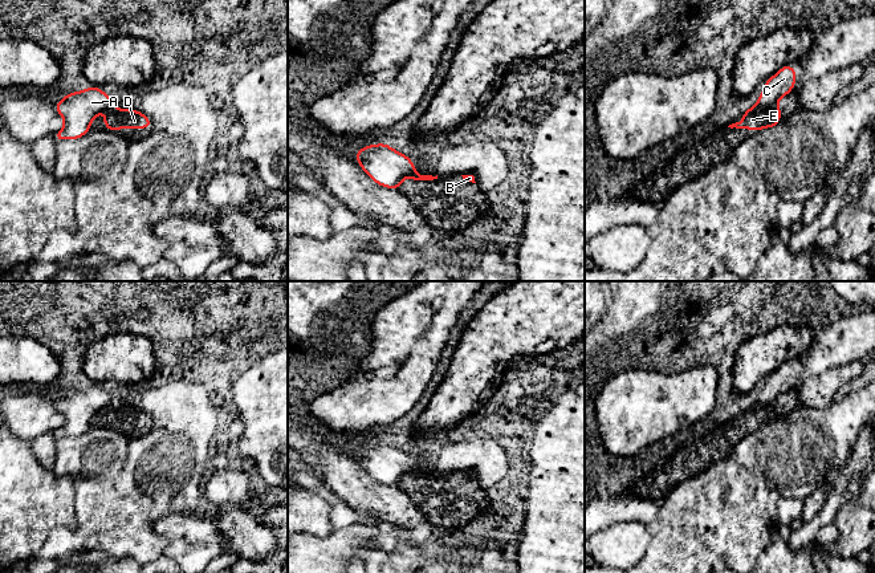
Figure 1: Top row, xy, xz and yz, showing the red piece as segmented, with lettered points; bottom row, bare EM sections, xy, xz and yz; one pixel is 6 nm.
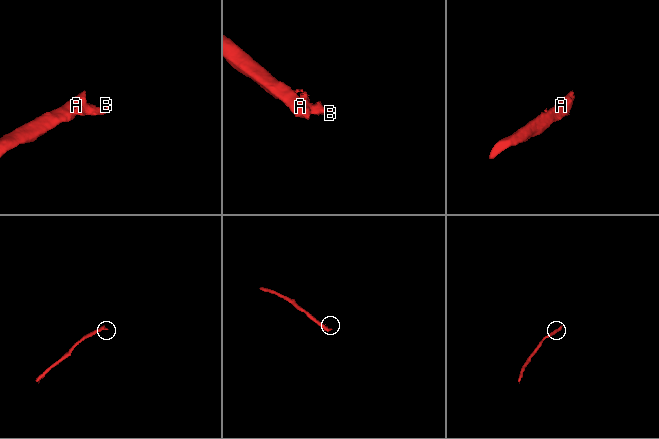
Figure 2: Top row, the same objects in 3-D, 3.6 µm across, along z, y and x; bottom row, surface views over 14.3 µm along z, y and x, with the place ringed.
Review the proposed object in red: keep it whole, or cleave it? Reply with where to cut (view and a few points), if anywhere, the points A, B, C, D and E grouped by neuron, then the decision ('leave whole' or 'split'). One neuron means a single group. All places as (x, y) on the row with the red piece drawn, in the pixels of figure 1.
cut xz (406, 157), (412, 167), (407, 175); groups A C / B D E; split

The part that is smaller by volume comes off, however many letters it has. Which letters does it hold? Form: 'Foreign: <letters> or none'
Foreign: B, D, E

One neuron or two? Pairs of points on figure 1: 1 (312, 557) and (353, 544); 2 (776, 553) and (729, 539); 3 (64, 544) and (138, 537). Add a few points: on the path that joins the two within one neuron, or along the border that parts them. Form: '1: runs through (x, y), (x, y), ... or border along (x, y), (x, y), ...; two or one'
1: runs through (322, 557), (332, 555), (342, 544); one
2: border along (770, 540), (756, 559); two
3: runs through (82, 540), (86, 537), (119, 537); one

